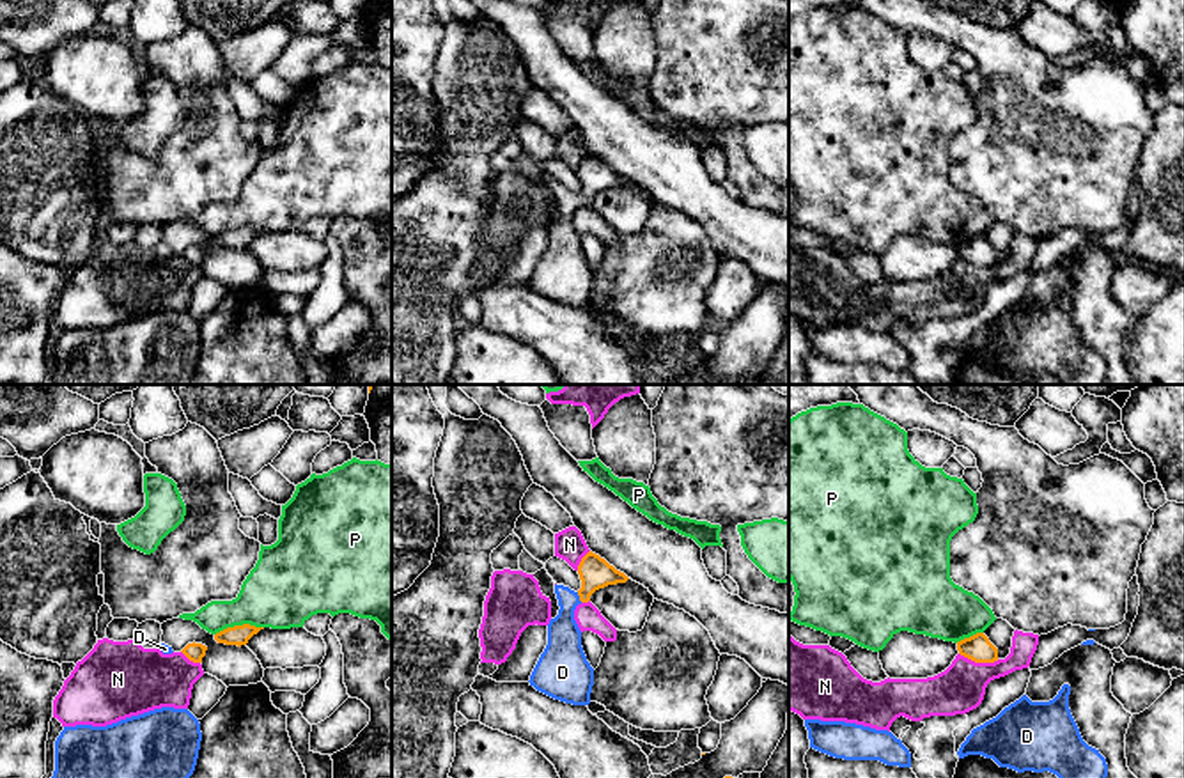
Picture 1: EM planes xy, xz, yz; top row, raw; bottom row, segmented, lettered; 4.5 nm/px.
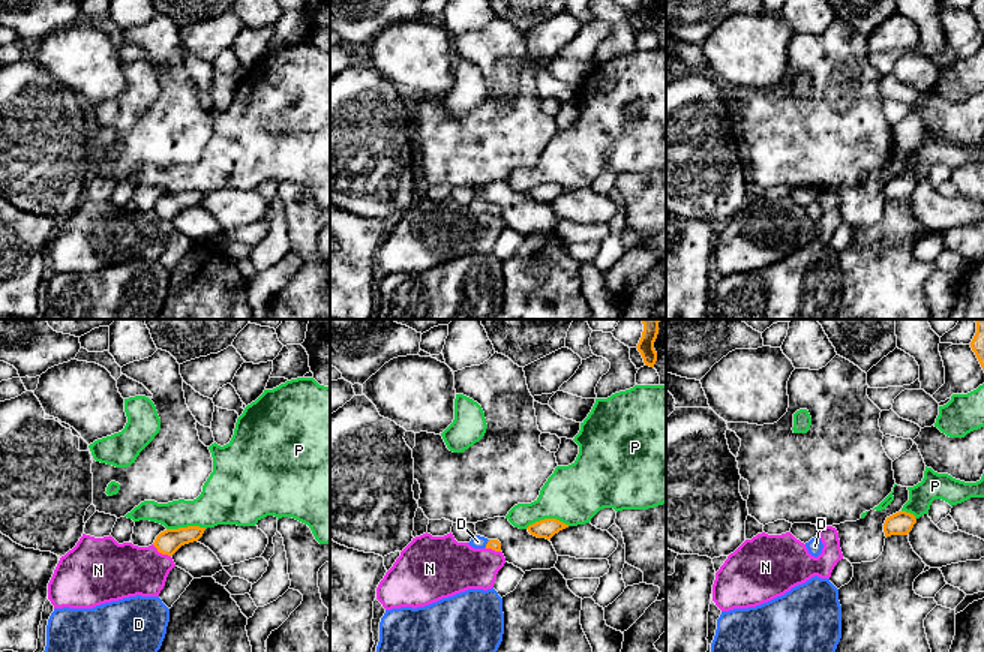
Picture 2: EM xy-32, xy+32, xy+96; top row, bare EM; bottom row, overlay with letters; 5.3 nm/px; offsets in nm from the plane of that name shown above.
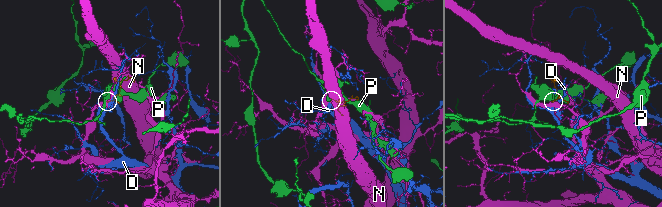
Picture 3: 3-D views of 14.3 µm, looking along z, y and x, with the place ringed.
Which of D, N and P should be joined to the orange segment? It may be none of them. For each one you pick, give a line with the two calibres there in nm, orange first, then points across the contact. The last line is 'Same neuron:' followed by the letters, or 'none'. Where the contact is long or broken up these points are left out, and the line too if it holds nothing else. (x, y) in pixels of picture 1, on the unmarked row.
D: Thickness 150 nm (orange) against 160 nm. Path across: xz (596, 176), (580, 201), (566, 215), (564, 252)
Same neuron: D

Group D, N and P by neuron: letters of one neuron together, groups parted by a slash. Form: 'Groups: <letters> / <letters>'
Groups: D / N / P

